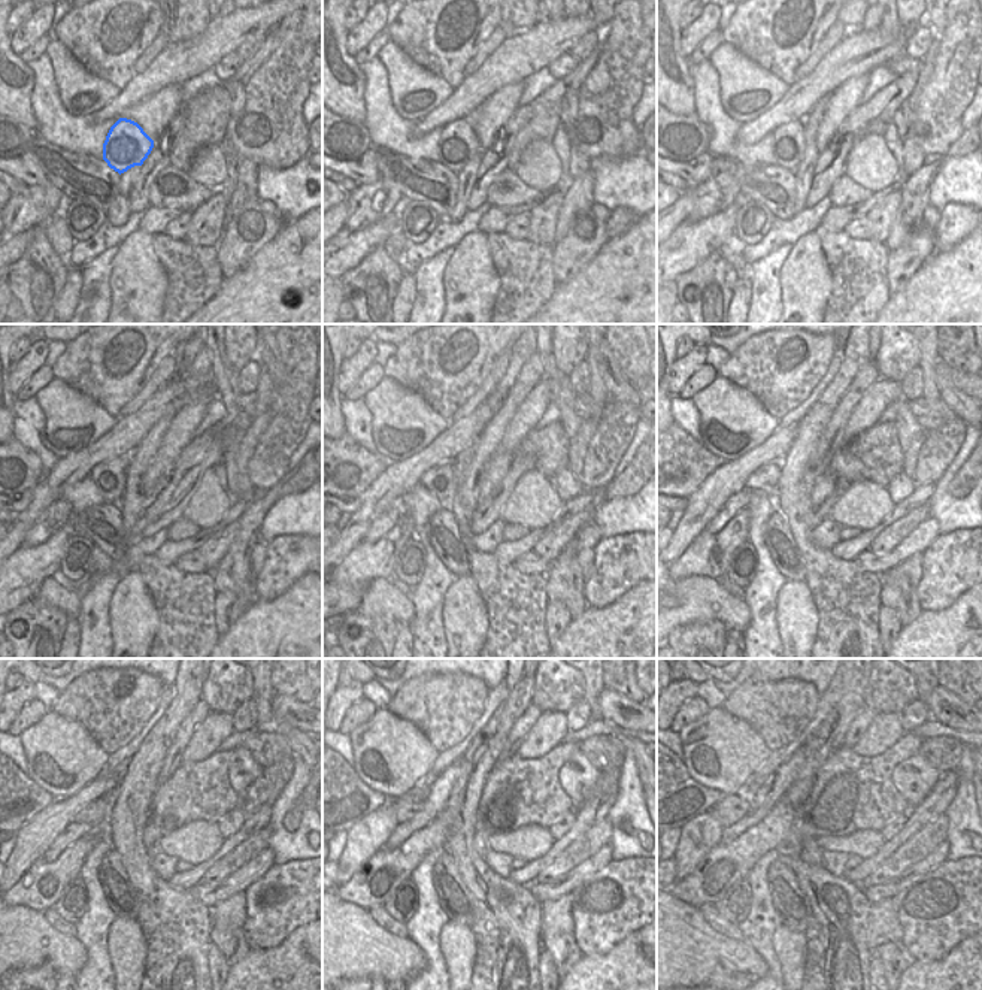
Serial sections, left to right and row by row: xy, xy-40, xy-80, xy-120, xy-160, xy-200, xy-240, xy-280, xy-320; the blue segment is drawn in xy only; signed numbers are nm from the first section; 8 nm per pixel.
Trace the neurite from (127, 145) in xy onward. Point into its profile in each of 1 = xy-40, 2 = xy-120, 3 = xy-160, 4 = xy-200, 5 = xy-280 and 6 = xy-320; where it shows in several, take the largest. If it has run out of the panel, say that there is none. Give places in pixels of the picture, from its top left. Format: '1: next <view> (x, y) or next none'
1: next xy-40 (458, 142)
2: next xy-120 (109, 477)
3: next xy-160 (439, 480)
4: next xy-200 (766, 478)
5: next xy-280 (408, 805)
6: next xy-320 (730, 808)

